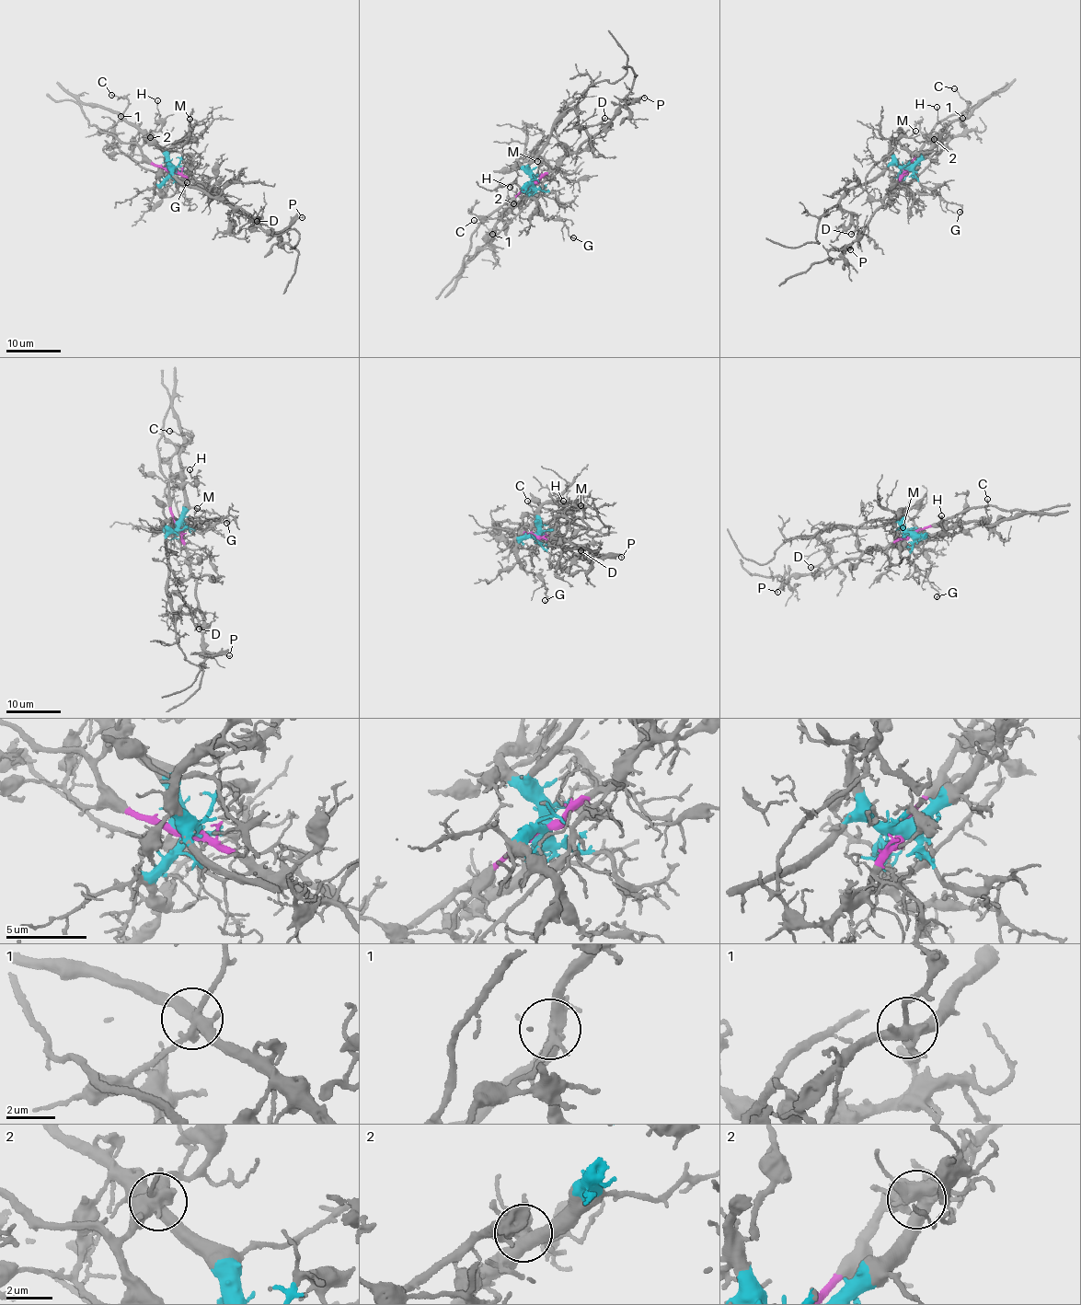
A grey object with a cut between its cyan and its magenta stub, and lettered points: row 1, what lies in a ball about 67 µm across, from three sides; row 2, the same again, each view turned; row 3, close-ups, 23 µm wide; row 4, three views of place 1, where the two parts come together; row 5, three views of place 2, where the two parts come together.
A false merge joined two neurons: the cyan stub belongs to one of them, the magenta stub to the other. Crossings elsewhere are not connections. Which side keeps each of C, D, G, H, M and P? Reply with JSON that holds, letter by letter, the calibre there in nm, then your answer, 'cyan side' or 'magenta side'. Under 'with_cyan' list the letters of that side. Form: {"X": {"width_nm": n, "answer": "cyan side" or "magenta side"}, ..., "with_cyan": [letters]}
{"C": {"width_nm": 130, "answer": "magenta side"}, "D": {"width_nm": 260, "answer": "cyan side"}, "G": {"width_nm": 130, "answer": "cyan side"}, "H": {"width_nm": 120, "answer": "magenta side"}, "M": {"width_nm": 90, "answer": "cyan side"}, "P": {"width_nm": 130, "answer": "magenta side"}, "with_cyan": ["D", "G", "M"]}

